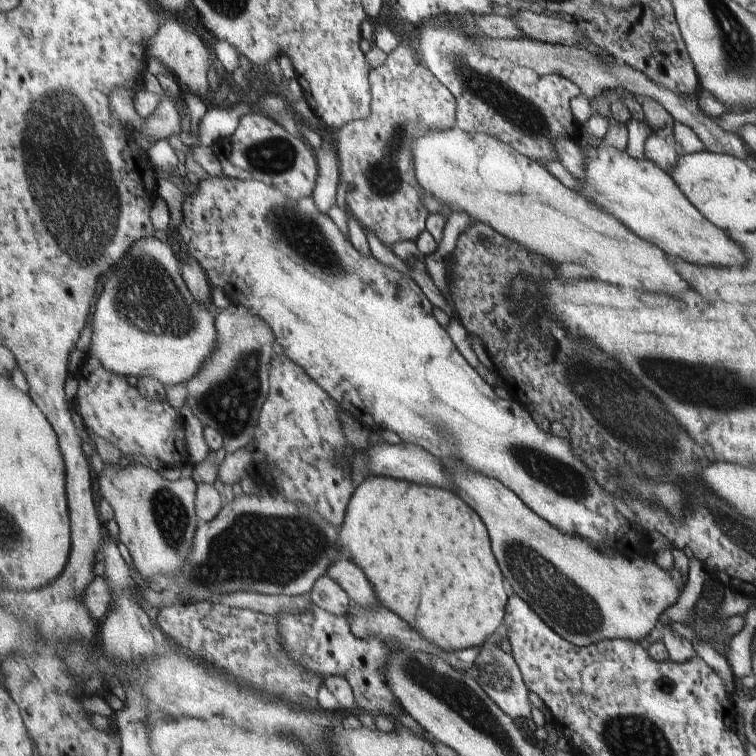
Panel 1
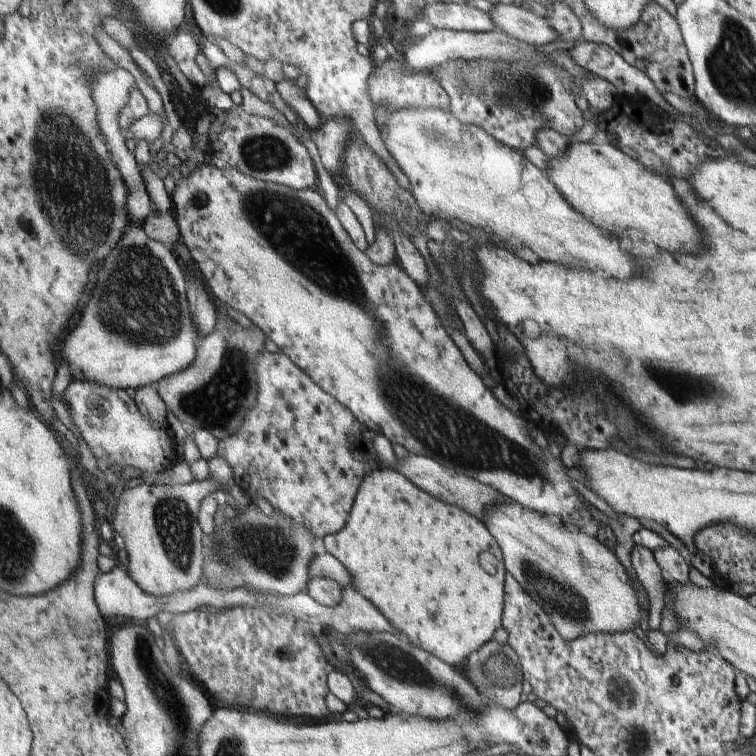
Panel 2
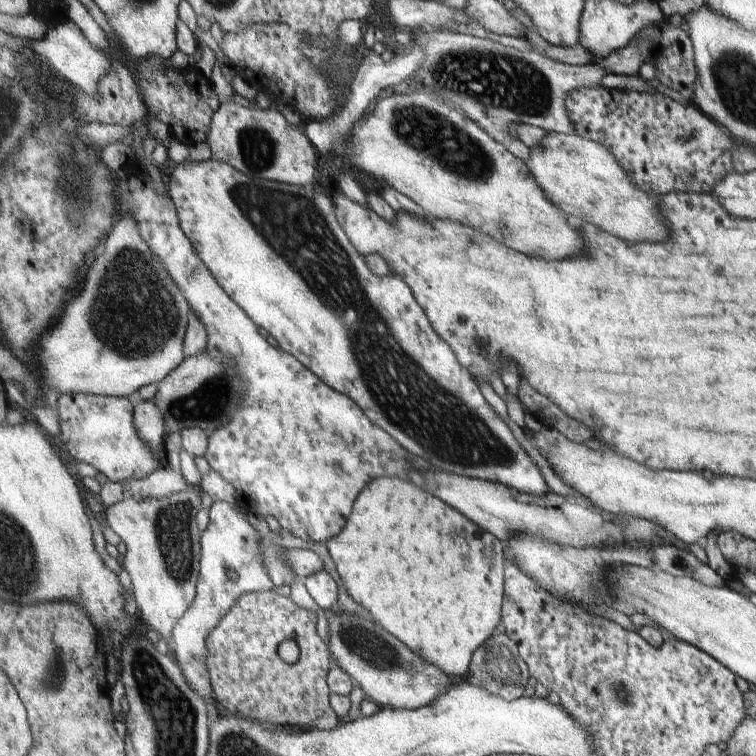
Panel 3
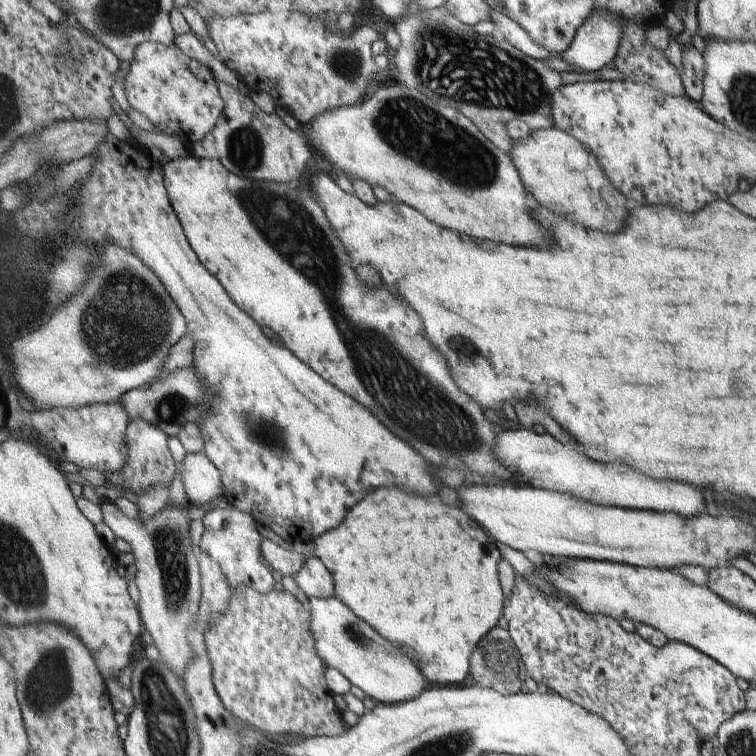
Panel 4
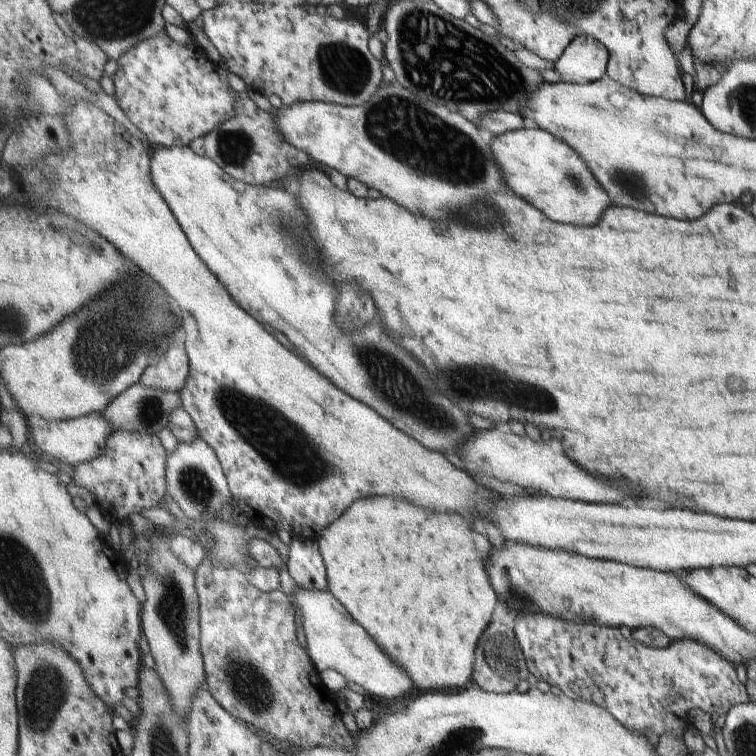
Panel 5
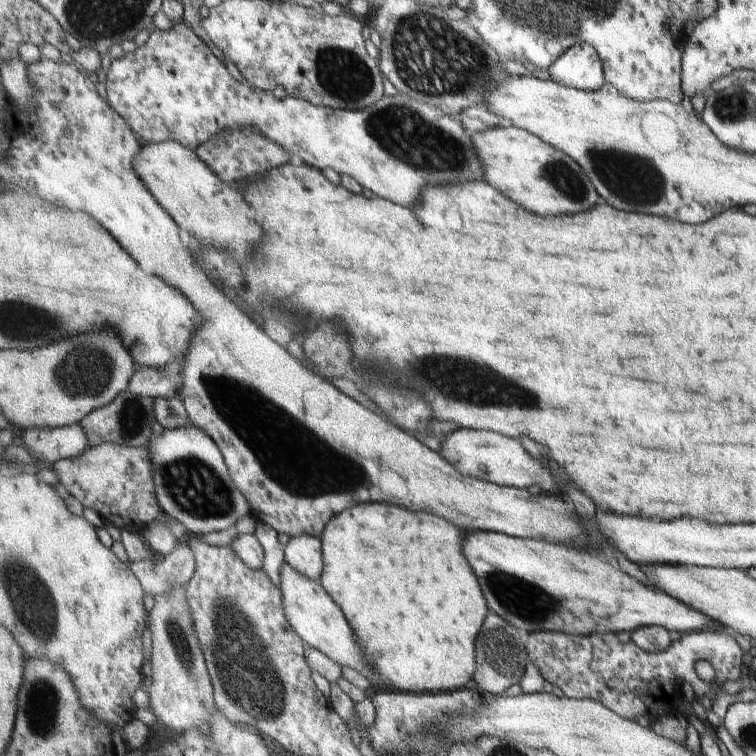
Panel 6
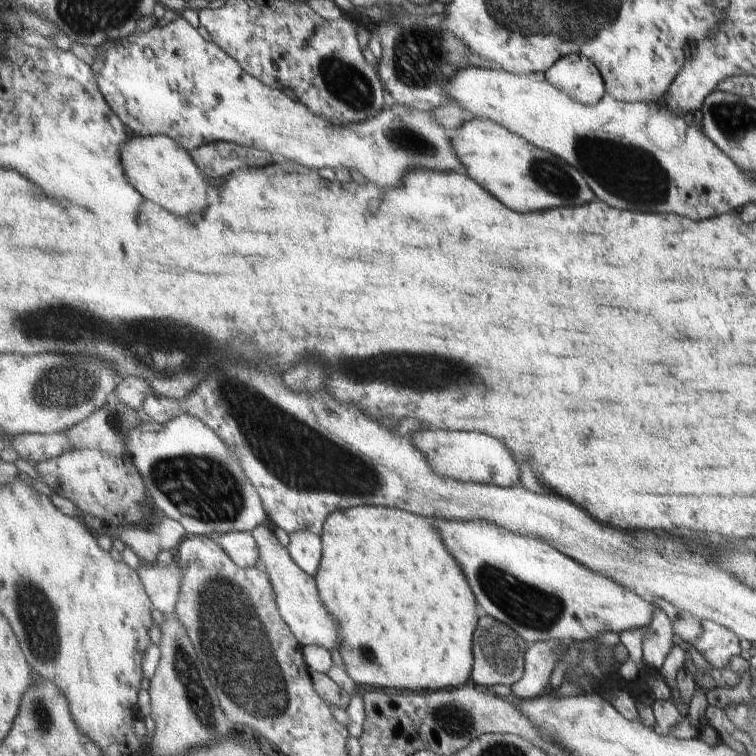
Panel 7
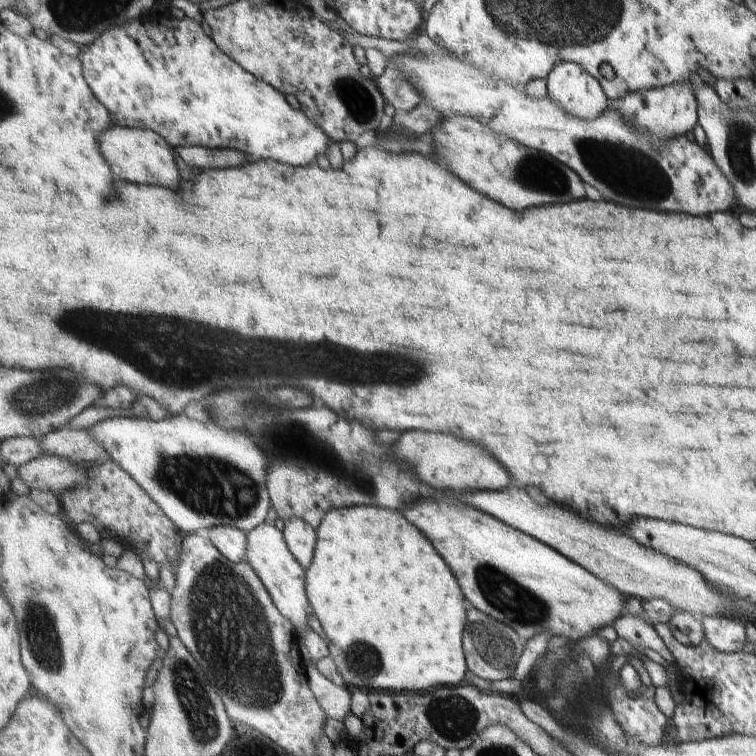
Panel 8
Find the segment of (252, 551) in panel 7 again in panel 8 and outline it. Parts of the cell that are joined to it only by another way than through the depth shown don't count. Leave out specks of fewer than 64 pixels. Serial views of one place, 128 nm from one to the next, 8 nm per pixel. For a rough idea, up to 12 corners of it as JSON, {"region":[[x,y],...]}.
{"region":[[235,526],[206,533],[231,562],[247,561],[247,534]]}

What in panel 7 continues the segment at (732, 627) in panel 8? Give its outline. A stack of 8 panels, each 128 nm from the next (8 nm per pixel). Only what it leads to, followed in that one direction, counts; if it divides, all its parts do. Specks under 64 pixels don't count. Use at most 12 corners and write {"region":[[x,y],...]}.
{"region":[[705,619],[693,647],[712,668],[744,654],[736,632]]}

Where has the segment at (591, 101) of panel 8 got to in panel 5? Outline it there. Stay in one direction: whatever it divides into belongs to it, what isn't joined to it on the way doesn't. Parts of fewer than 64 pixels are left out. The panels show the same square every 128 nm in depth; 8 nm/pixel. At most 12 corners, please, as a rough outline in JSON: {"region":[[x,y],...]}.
{"region":[[578,36],[553,69],[561,81],[589,84],[608,74],[609,50]]}

